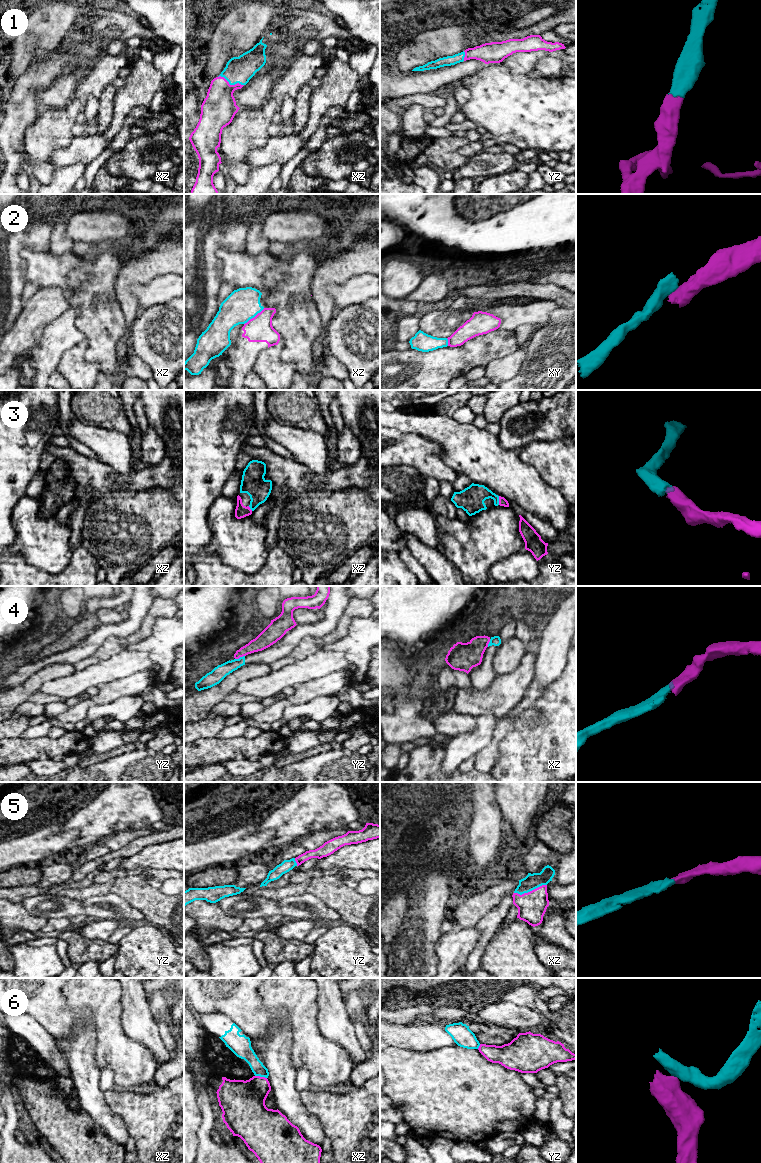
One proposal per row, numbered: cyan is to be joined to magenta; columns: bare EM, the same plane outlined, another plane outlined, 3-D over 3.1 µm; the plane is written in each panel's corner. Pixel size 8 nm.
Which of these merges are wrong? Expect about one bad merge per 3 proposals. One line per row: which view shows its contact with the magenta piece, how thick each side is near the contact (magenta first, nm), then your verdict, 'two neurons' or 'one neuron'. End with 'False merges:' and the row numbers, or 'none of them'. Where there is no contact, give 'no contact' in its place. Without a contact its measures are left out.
1: contact in xz; calibres 280 and 220 nm; one neuron
2: contact in xz; calibres 200 and 260 nm; two neurons
3: contact in yz; calibres 60 and 200 nm; one neuron
4: contact in yz; calibres 130 and 110 nm; two neurons
5: contact in xz; calibres 220 and 130 nm; one neuron
6: contact in xz; calibres 360 and 130 nm; two neurons
False merges: 2, 4, 6

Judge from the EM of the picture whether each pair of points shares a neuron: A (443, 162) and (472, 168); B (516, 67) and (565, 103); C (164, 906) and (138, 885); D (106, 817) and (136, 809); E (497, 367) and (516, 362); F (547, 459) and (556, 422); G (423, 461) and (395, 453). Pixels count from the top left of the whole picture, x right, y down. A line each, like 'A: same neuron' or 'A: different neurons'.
A: different neurons
B: different neurons
C: same neuron
D: same neuron
E: same neuron
F: different neurons
G: same neuron

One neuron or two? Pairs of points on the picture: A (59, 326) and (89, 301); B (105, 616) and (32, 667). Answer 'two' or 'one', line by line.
A: two
B: two

